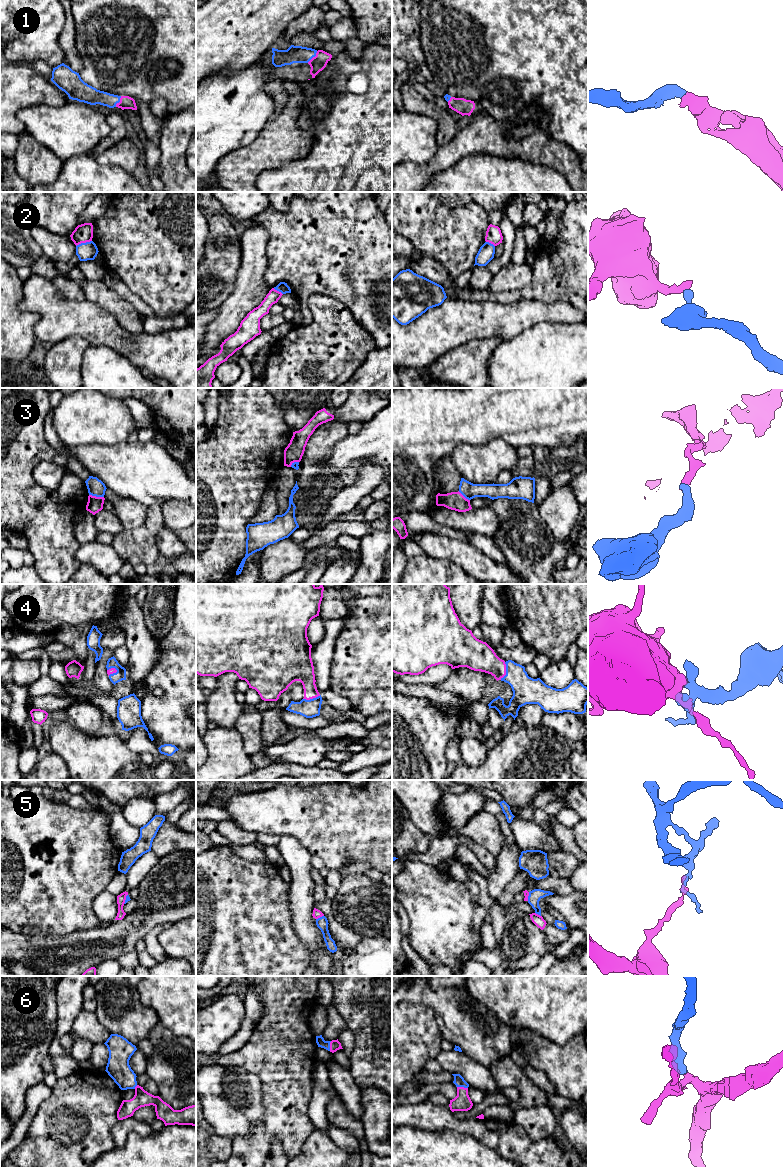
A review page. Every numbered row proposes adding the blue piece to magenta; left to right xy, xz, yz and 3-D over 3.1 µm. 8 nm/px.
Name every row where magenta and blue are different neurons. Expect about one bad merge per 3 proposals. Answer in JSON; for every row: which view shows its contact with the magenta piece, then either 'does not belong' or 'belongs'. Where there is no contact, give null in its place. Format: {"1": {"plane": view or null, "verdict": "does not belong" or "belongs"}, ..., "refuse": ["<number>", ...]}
{"1": {"plane": "xz", "verdict": "belongs"}, "2": {"plane": "xy", "verdict": "does not belong"}, "3": {"plane": "xy", "verdict": "does not belong"}, "4": {"plane": "yz", "verdict": "belongs"}, "5": {"plane": "xz", "verdict": "does not belong"}, "6": {"plane": "yz", "verdict": "belongs"}, "refuse": ["2", "3", "5"]}

